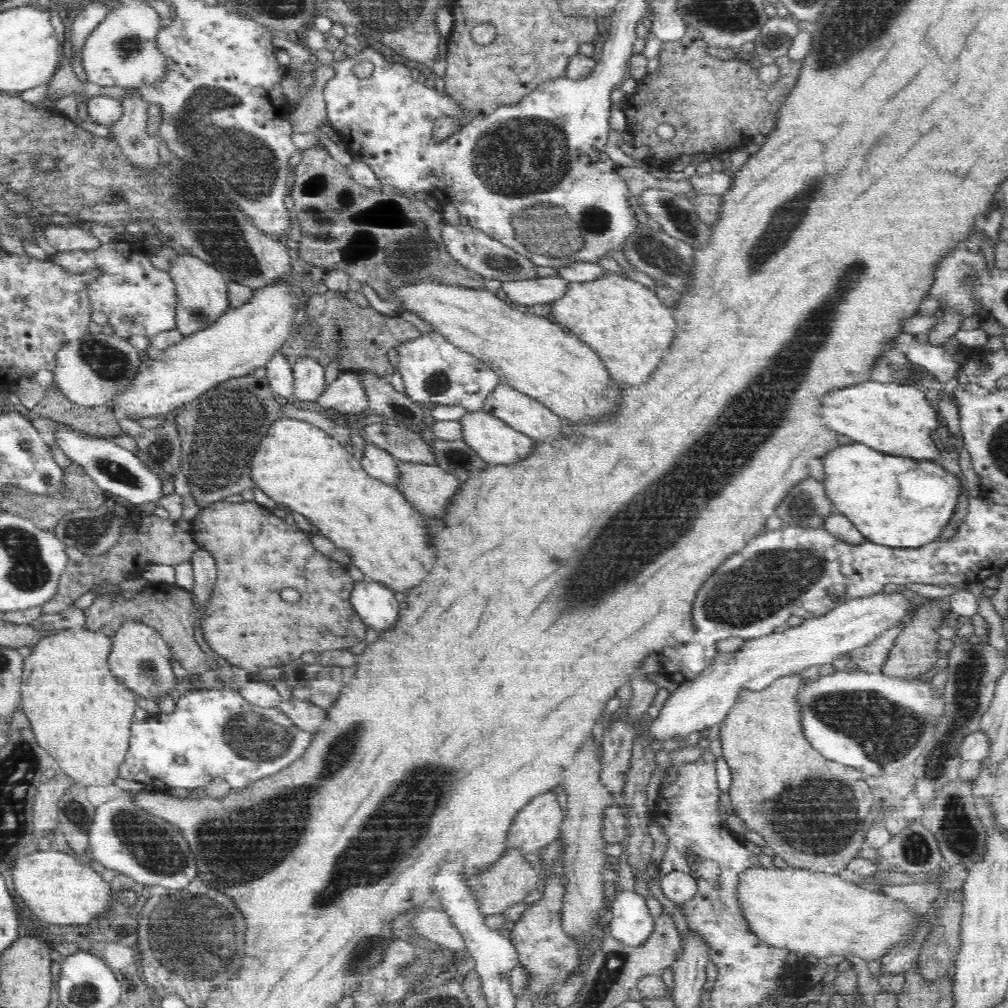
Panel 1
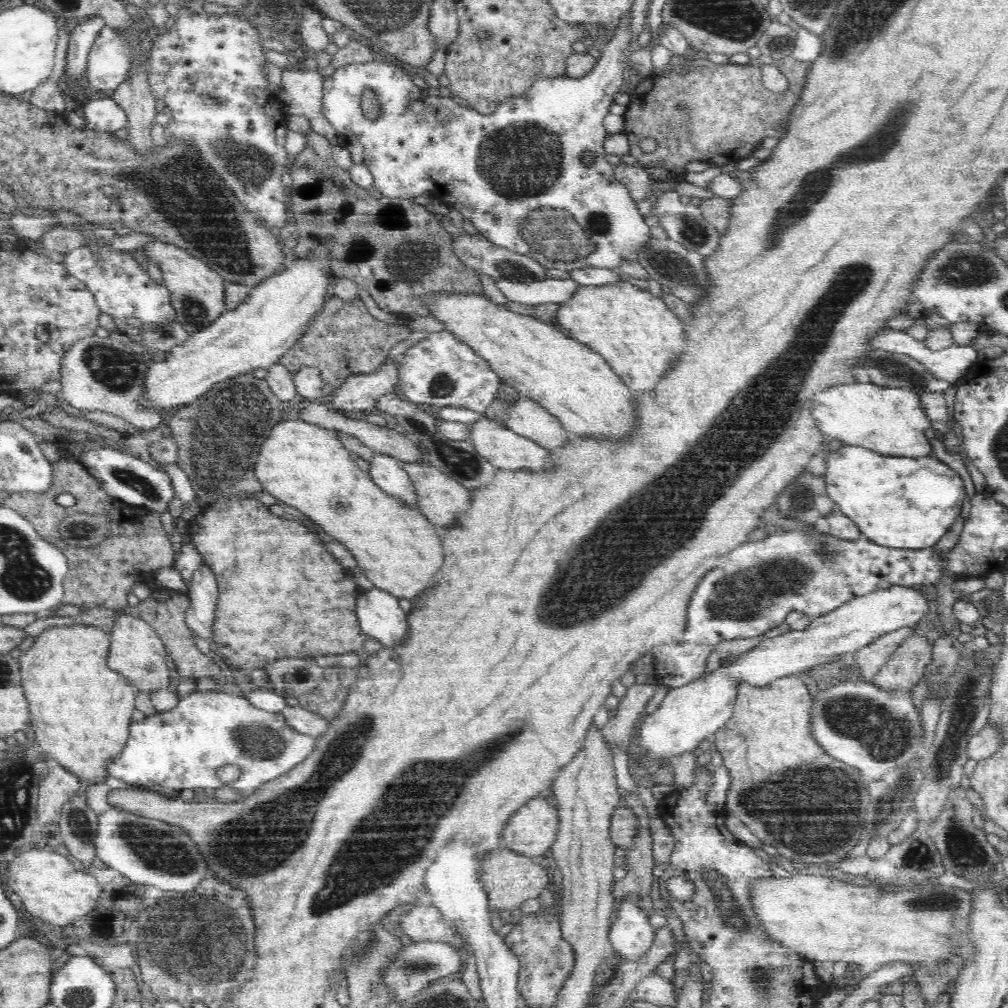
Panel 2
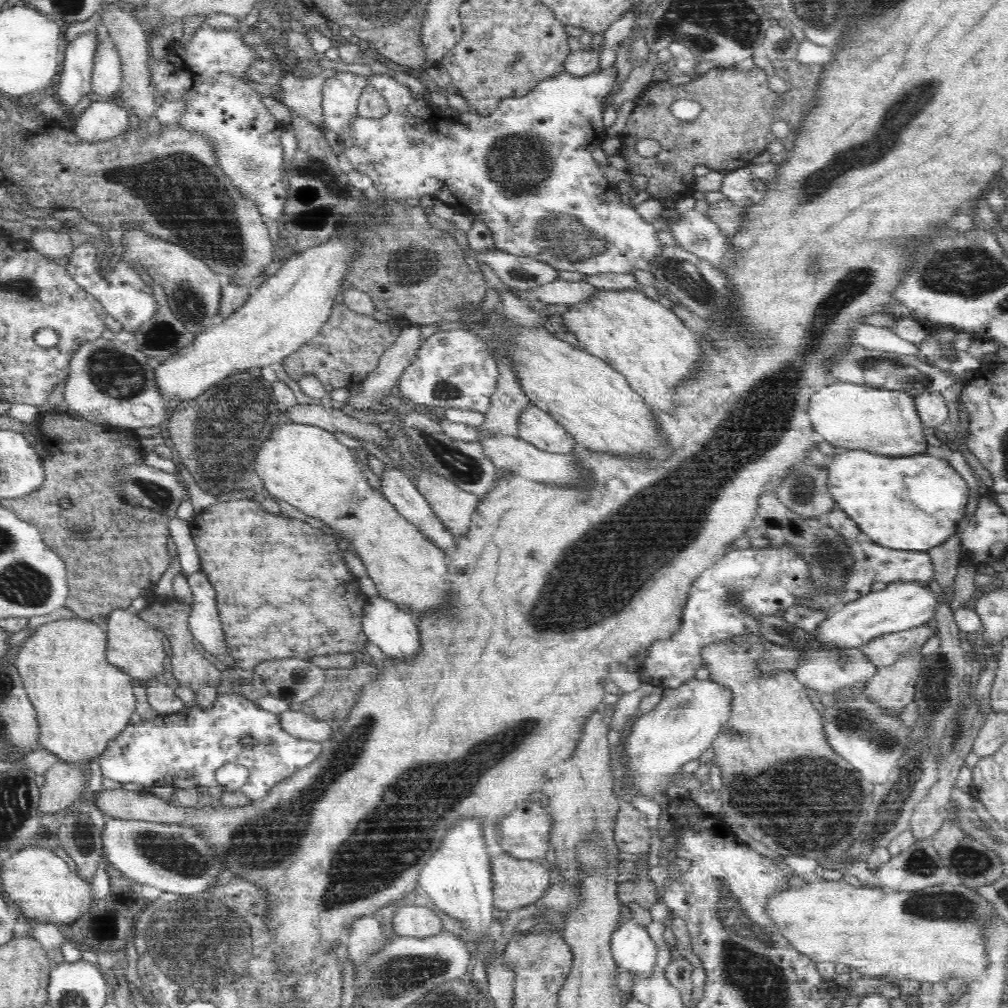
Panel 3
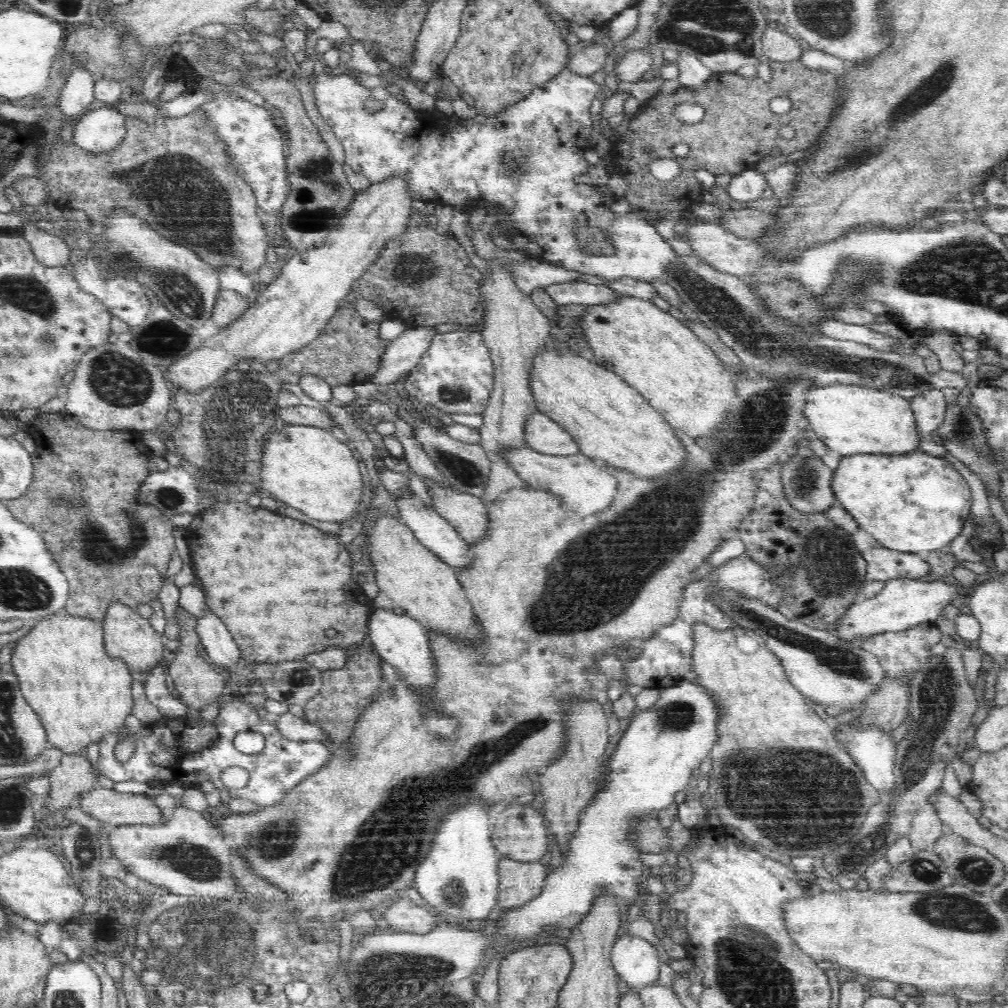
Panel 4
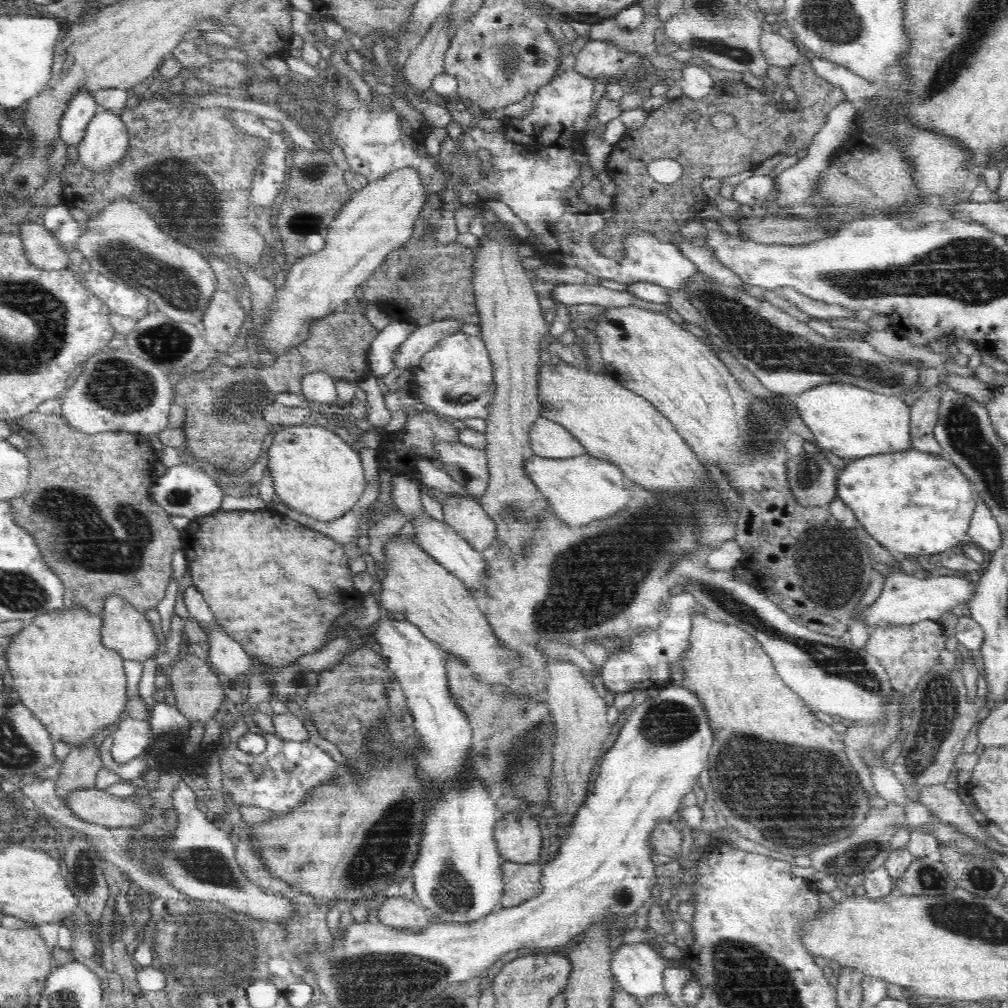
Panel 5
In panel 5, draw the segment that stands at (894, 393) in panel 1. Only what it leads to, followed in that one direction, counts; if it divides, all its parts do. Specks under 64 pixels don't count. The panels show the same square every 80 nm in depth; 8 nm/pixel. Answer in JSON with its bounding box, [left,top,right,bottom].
[794,383,910,458]

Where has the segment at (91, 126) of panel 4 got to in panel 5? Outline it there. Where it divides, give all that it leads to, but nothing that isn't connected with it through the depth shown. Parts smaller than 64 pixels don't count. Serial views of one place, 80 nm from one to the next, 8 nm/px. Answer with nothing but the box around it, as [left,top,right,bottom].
[77,109,128,172]

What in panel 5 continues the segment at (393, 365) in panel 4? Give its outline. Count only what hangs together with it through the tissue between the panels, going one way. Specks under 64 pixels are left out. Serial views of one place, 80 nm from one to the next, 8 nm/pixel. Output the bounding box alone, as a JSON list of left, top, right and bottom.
[394,319,462,370]

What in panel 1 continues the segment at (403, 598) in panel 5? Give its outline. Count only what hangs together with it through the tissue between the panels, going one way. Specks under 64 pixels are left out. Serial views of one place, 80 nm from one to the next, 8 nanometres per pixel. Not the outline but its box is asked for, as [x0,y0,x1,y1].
[250,416,434,592]

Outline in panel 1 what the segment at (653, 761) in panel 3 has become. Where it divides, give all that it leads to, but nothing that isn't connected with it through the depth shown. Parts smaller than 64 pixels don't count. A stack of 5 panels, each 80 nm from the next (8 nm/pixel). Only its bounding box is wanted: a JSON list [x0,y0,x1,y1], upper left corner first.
[647,588,914,748]

